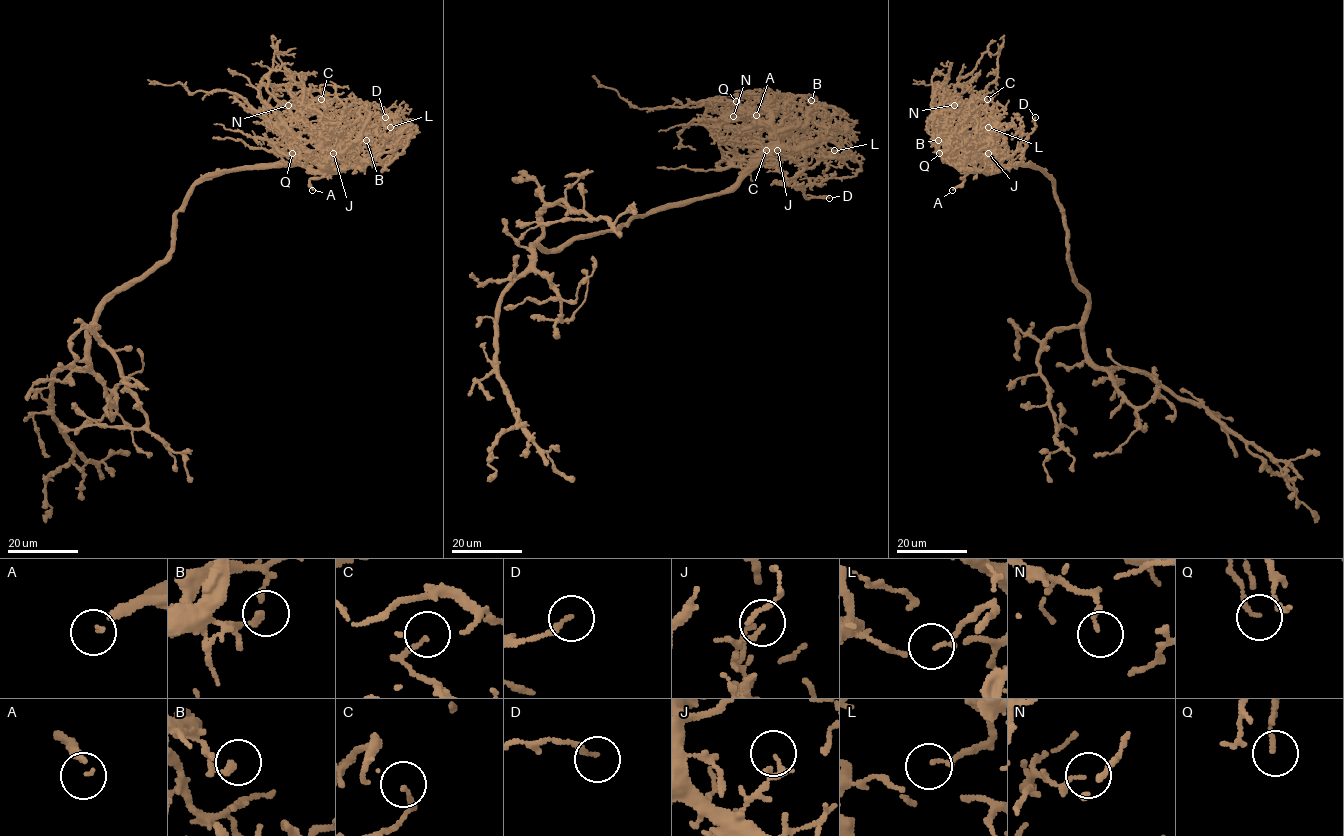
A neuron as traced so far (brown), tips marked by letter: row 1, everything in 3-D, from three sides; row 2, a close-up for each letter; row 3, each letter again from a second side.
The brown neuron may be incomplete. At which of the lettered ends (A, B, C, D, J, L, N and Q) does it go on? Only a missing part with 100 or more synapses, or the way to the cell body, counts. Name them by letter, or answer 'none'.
A

